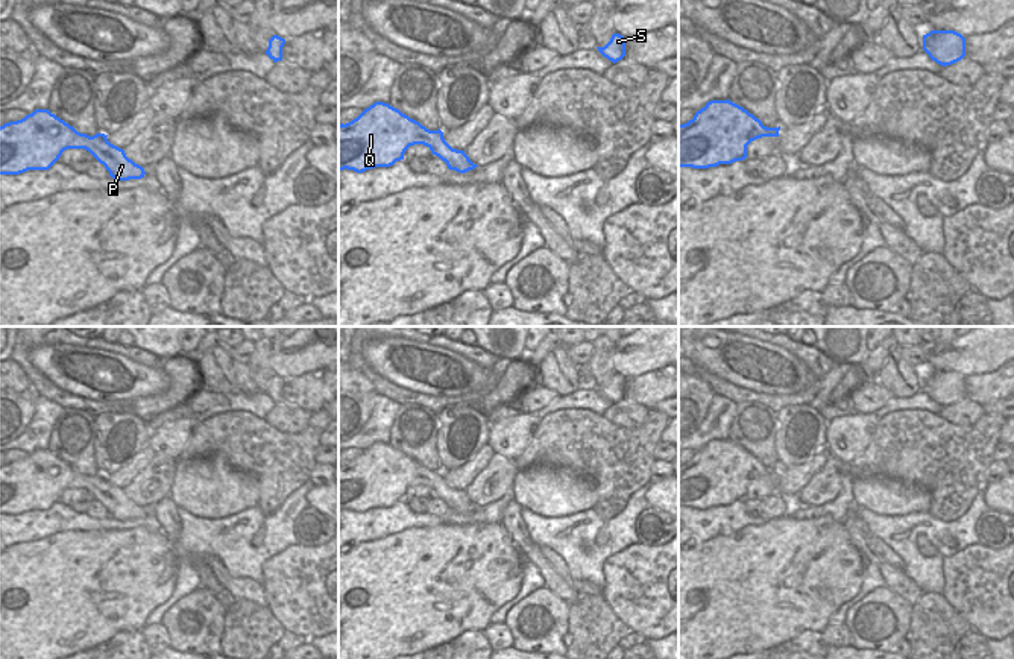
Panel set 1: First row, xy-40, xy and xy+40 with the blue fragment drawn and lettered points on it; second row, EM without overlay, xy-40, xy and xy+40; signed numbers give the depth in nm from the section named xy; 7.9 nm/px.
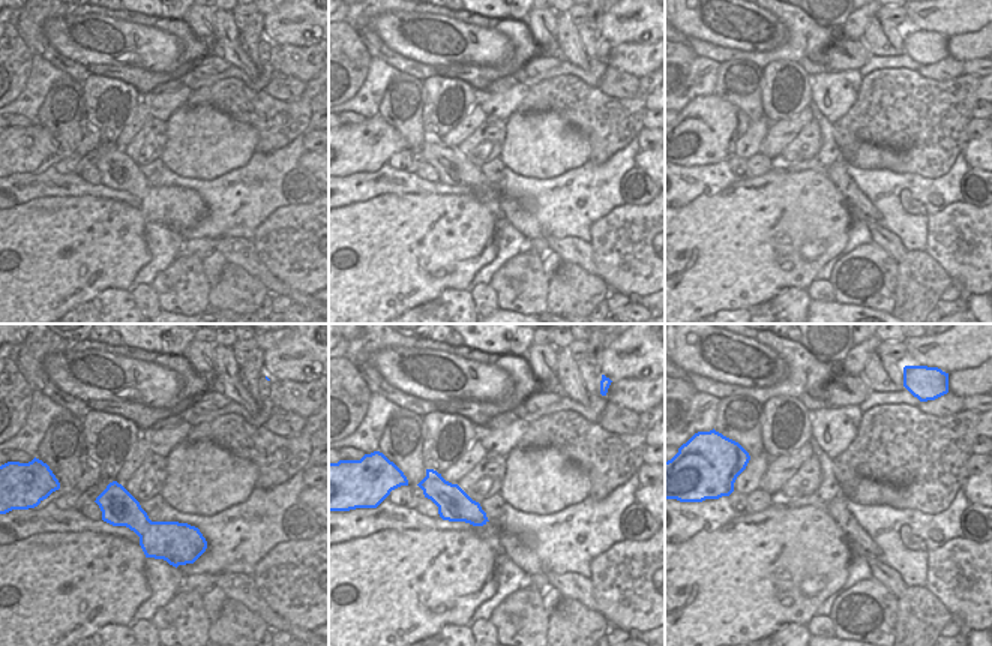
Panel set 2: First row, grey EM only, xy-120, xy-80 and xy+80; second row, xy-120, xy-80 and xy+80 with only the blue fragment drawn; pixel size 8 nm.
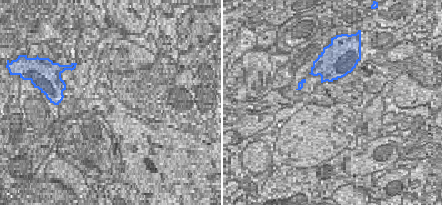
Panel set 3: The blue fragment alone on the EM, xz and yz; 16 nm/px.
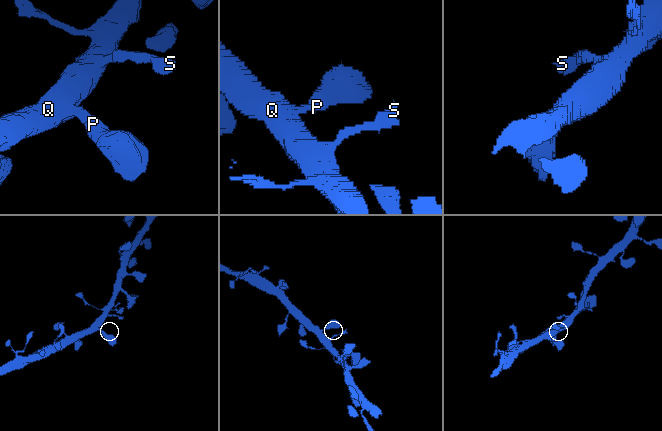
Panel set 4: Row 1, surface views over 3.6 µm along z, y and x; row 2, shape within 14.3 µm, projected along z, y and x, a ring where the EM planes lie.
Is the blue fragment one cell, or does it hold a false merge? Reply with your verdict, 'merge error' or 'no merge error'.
no merge error

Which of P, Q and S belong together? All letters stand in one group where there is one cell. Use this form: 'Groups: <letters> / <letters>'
Groups: P Q S.

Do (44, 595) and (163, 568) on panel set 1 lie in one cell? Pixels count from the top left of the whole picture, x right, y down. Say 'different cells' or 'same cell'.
same cell

